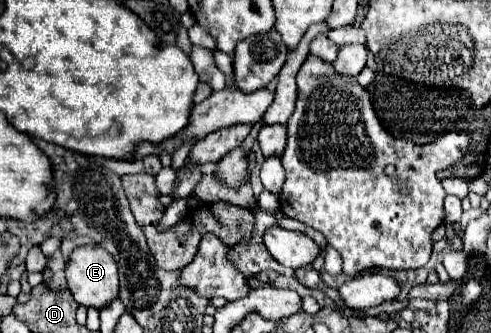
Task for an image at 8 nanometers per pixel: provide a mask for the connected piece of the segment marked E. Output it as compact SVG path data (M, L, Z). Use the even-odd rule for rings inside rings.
M87 244L79 246L69 254L67 266L65 266L65 278L69 284L69 290L73 298L83 304L83 306L93 306L93 308L103 308L109 304L113 298L117 298L119 292L119 274L117 274L117 262L105 248L99 244Z

